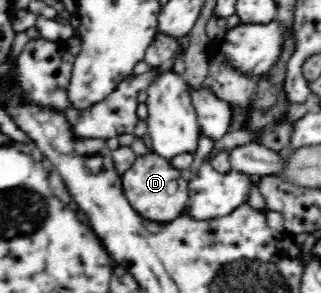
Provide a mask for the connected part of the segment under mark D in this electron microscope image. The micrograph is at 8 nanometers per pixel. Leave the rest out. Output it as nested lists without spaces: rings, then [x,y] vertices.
[[[152,149],[141,154],[121,177],[125,196],[143,218],[160,223],[171,222],[181,216],[181,212],[189,205],[188,181],[181,177],[181,173],[170,164],[169,159],[159,156]]]

